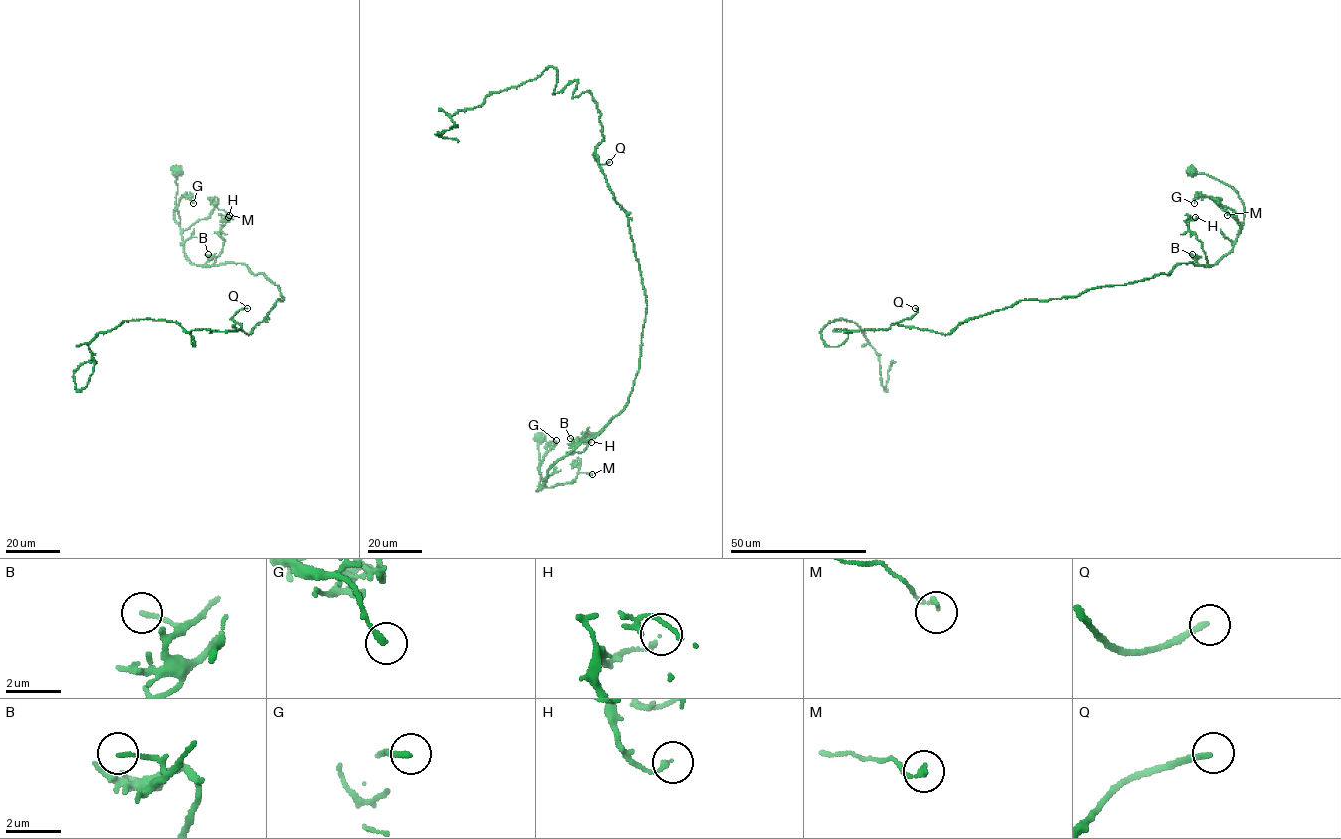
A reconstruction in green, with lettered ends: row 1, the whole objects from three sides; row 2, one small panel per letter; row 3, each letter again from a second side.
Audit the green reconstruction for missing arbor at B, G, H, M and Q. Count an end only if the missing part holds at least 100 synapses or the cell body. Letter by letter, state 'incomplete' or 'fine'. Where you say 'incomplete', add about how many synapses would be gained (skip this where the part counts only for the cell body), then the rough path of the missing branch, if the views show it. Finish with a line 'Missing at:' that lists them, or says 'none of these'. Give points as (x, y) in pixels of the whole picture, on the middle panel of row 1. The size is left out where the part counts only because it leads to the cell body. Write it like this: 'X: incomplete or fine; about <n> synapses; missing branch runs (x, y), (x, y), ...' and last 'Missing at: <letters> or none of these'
B: fine
G: fine
H: fine
M: fine
Q: incomplete; about 180 synapses; missing branch runs (609, 162), (581, 136), (591, 156), (562, 173), (587, 195), (559, 225), (547, 193), (574, 202), (554, 224)
Missing at: Q

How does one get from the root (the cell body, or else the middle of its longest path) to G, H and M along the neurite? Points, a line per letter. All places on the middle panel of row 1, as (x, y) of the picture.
G: (539, 436), (537, 491), (542, 486), (541, 462), (551, 447), (551, 442), (556, 440)
H: (539, 436), (537, 491), (544, 486), (547, 471), (557, 461), (585, 449), (582, 435), (591, 442)
M: (539, 436), (537, 491), (544, 486), (571, 482), (578, 472), (592, 474)

